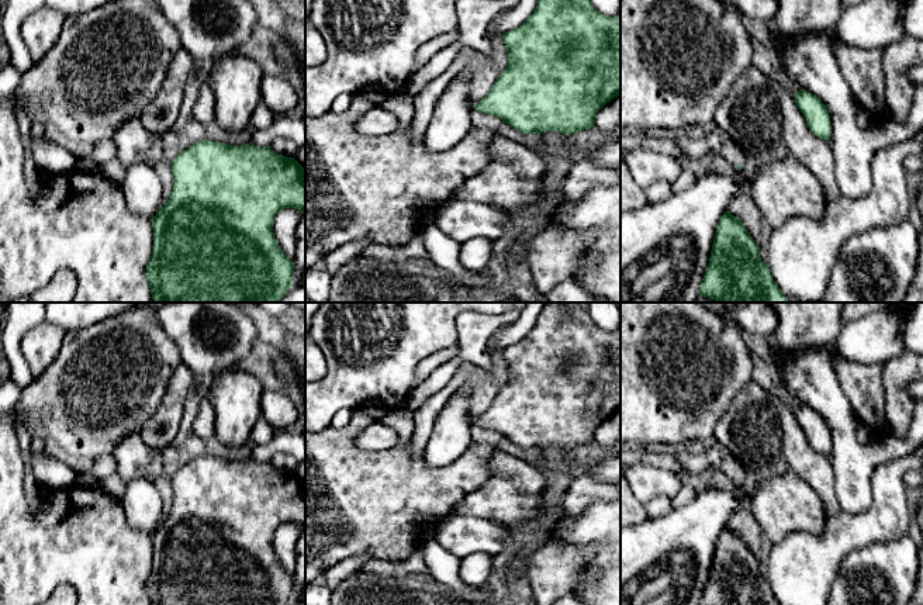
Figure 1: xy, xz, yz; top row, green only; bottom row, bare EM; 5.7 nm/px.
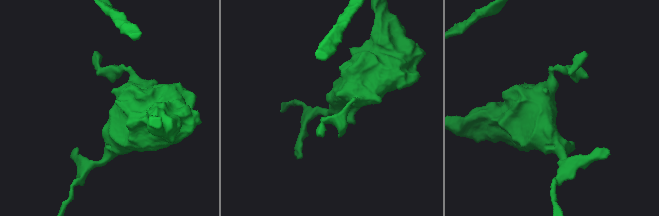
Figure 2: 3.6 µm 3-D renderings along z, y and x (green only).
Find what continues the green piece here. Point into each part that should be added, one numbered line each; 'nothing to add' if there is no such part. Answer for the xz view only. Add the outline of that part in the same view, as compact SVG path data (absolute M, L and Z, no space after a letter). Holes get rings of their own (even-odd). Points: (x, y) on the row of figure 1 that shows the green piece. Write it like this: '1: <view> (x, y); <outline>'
nothing to add

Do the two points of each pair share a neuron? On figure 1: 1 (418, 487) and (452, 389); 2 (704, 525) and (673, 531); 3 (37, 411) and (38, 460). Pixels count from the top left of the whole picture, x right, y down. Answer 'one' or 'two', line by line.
1: two
2: one
3: two

